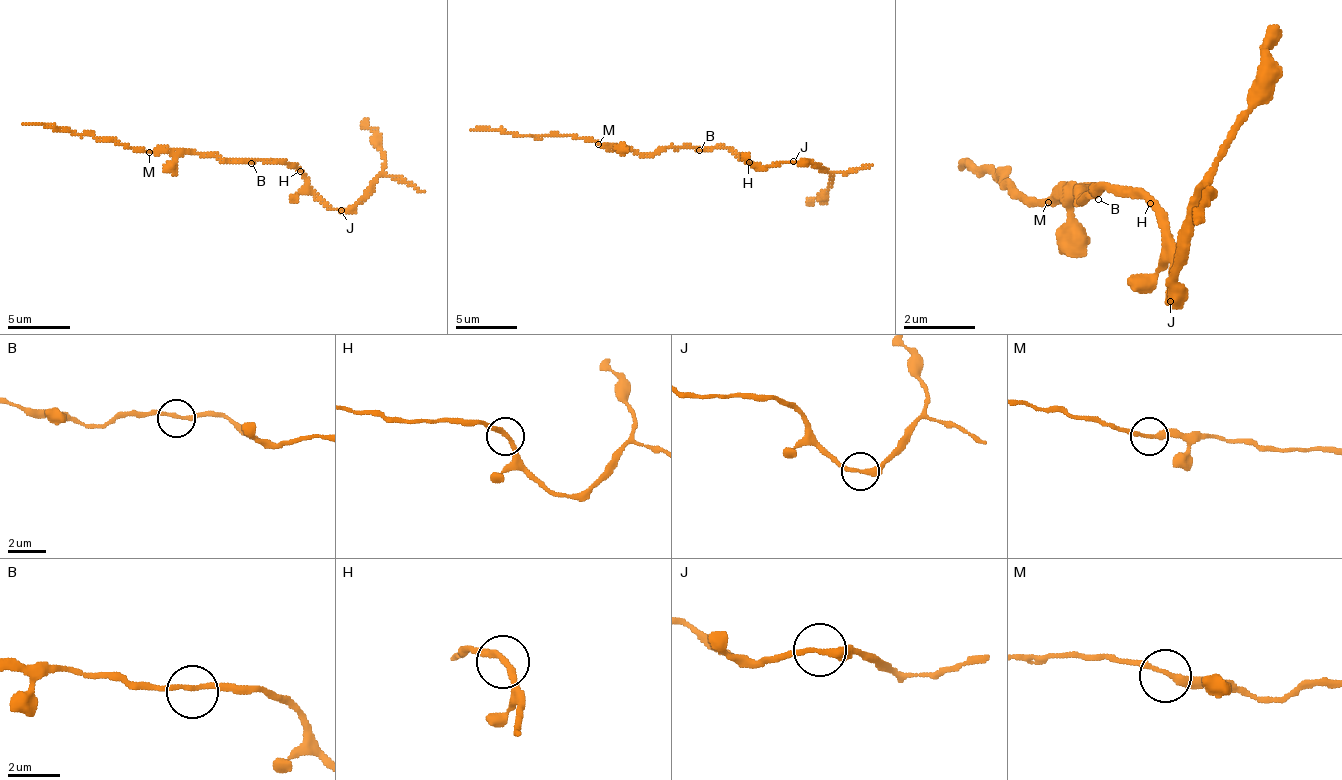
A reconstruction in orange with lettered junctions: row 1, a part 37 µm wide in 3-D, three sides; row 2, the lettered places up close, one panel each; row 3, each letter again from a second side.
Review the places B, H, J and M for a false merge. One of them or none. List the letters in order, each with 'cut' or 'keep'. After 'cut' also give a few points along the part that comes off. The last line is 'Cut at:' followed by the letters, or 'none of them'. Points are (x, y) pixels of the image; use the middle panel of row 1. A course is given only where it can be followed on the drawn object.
B: keep
H: keep
J: keep
M: keep
Cut at: none of them

